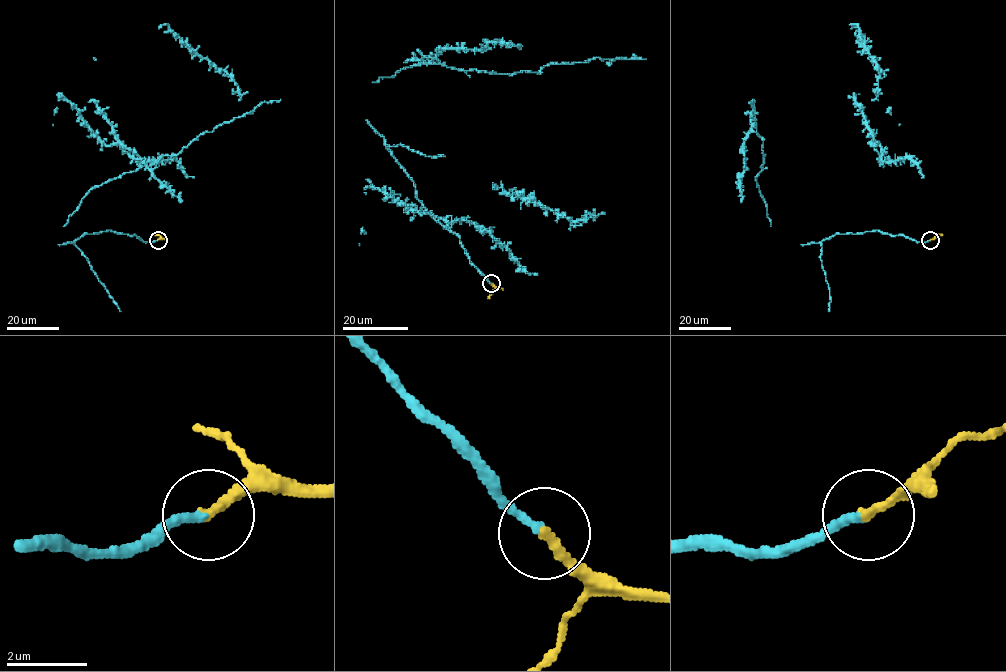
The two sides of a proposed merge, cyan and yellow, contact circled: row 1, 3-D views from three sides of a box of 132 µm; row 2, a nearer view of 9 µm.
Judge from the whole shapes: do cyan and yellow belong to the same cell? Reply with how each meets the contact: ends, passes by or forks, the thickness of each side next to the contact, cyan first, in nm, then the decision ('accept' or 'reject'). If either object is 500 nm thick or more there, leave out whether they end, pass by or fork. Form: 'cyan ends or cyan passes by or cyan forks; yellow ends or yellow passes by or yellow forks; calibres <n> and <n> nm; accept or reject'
cyan ends; yellow ends; calibres 200 and 240 nm; accept

